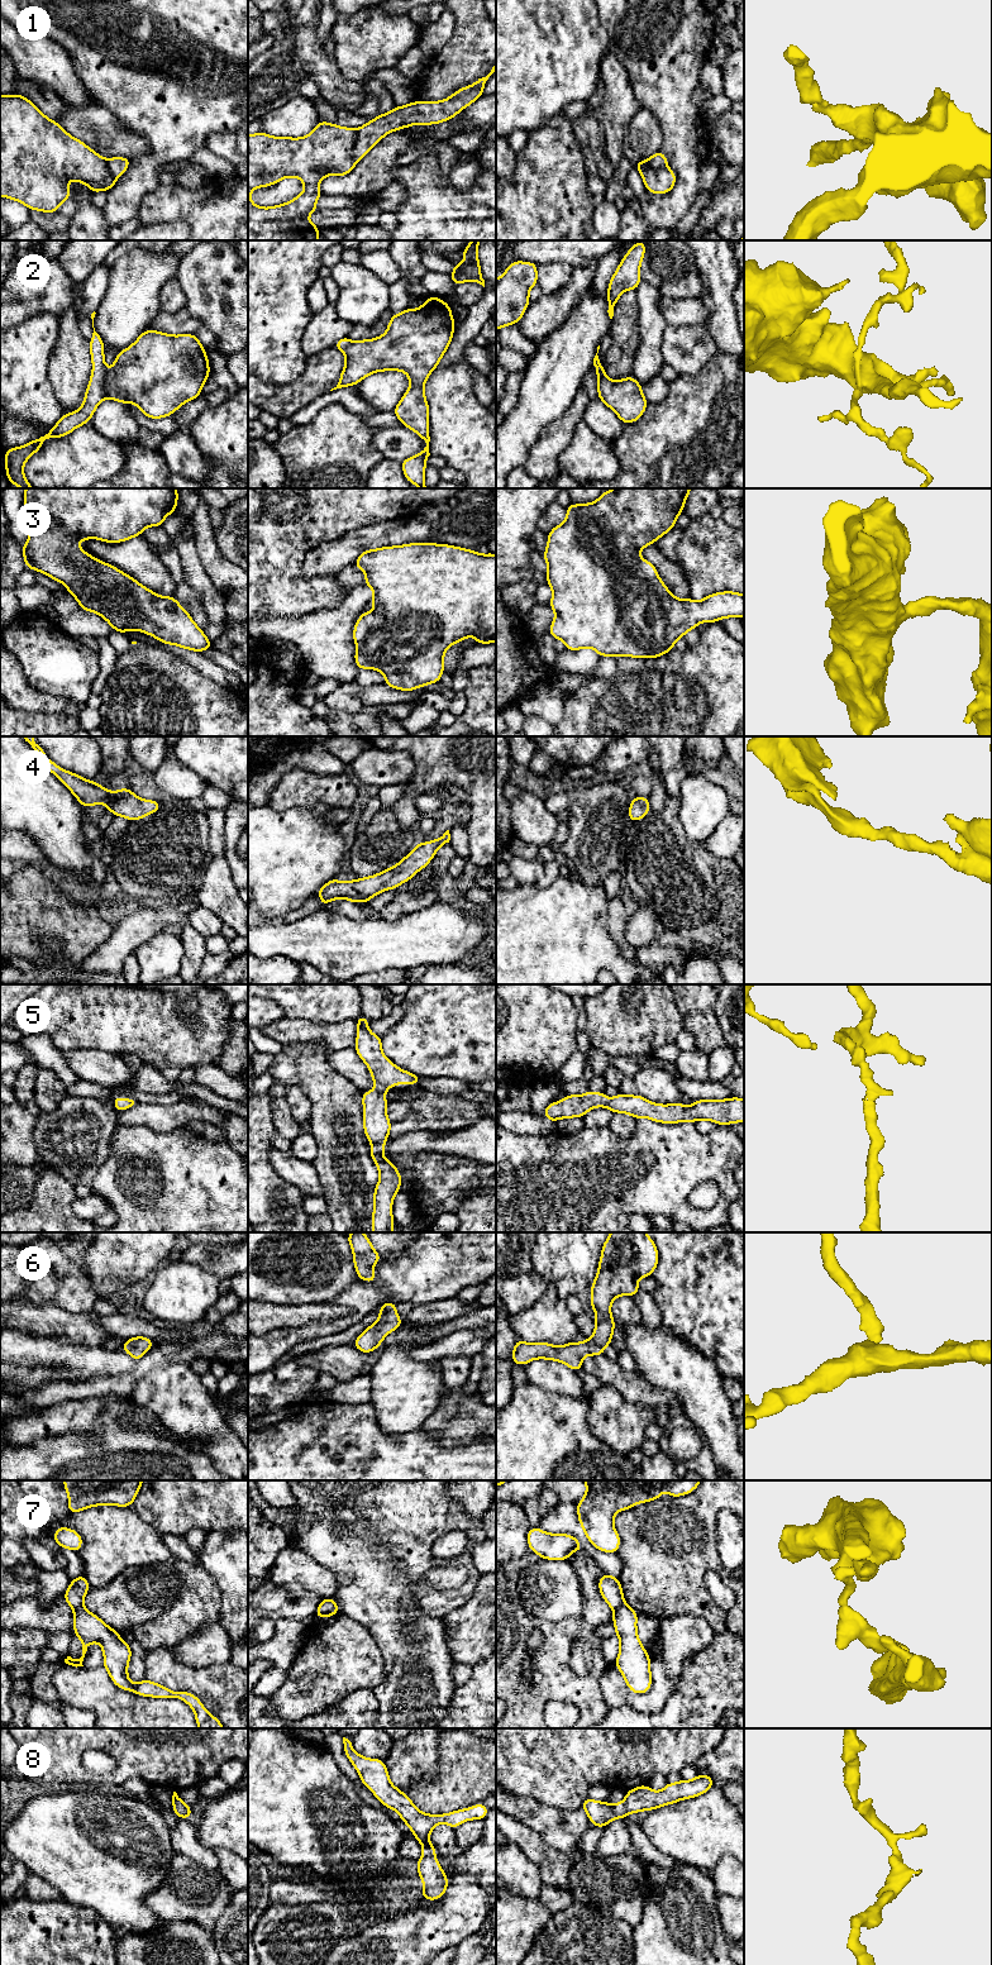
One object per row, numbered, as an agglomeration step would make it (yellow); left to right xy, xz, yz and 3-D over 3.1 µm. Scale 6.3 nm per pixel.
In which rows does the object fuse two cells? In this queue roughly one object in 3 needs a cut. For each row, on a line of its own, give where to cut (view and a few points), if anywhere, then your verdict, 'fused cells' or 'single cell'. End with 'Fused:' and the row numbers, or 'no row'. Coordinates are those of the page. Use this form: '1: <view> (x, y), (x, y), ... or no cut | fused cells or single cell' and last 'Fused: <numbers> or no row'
1: xz (357, 130), (357, 141), (353, 149), (354, 162) | fused cells
2: xy (106, 373), (103, 381), (104, 397) | fused cells
3: no cut | single cell
4: no cut | single cell
5: no cut | single cell
6: no cut | single cell
7: yz (624, 1602), (614, 1610) | fused cells
8: no cut | single cell
Fused: 1, 2, 7

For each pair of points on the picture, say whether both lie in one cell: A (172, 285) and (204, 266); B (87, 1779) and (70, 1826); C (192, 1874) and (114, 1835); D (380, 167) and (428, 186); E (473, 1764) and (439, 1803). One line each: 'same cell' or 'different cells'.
A: different cells
B: different cells
C: different cells
D: different cells
E: same cell

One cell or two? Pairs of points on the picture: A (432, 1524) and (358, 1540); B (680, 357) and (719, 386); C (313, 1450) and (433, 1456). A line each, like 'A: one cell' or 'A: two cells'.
A: two cells
B: two cells
C: one cell

